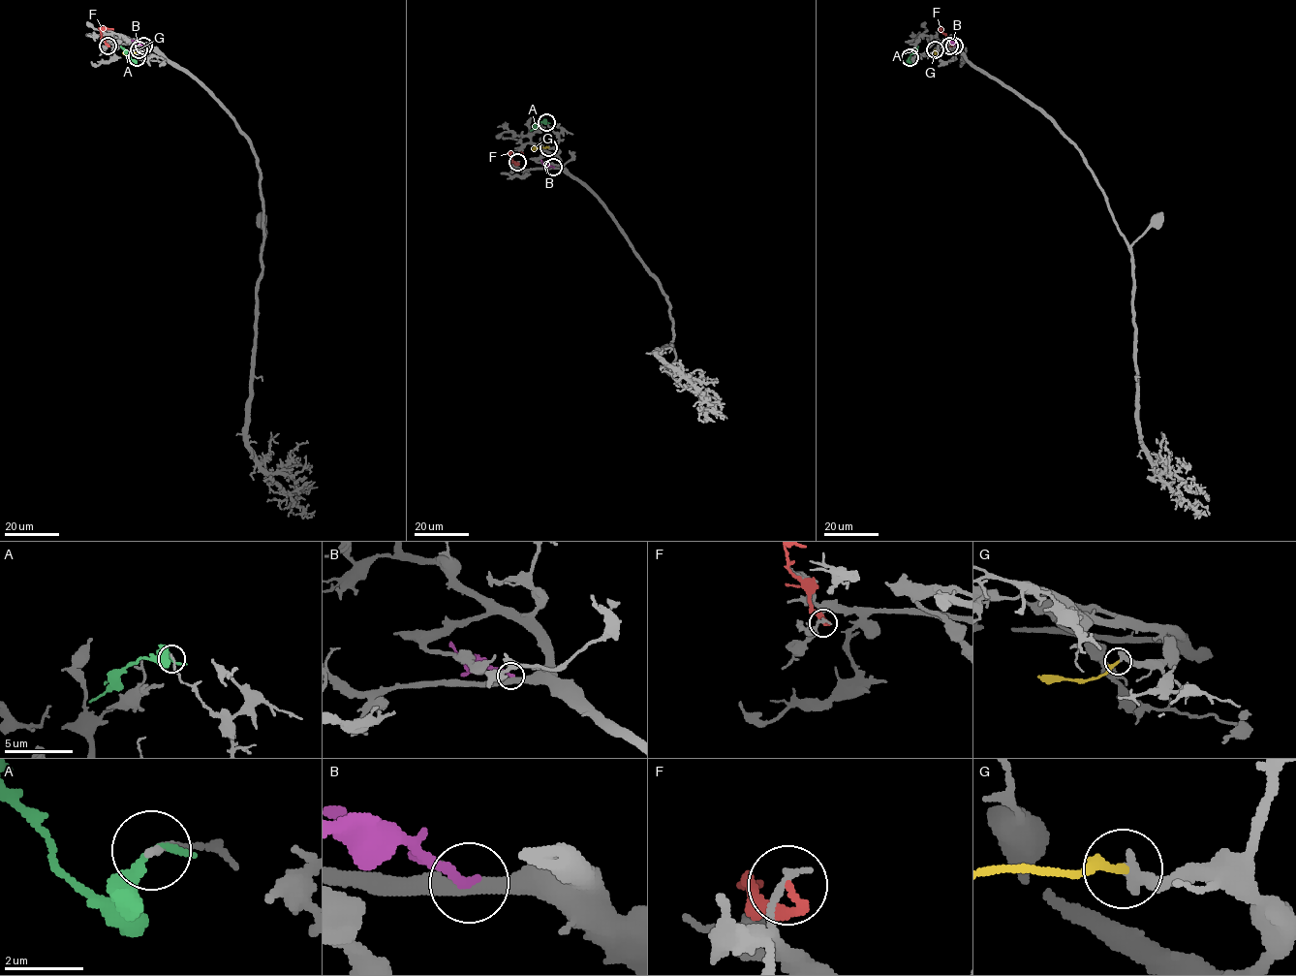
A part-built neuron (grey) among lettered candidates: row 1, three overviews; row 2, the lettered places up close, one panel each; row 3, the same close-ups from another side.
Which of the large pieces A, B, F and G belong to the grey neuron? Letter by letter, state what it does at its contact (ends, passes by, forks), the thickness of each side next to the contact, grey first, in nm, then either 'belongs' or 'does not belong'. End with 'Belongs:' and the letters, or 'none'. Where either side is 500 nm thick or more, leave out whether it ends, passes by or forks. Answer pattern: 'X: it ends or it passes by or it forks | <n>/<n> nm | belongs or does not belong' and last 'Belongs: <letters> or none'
A: it ends | 180/240 nm | does not belong
B: it ends | 400/260 nm | does not belong
F: it ends | 220/170 nm | does not belong
G: it ends | 460/240 nm | belongs
Belongs: G

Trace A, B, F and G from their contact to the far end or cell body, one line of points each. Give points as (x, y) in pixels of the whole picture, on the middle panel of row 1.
A: (546, 122), (539, 122), (530, 131)
B: (553, 167), (540, 160)
F: (517, 162), (510, 159), (510, 154), (523, 154)
G: (548, 147), (532, 150)

